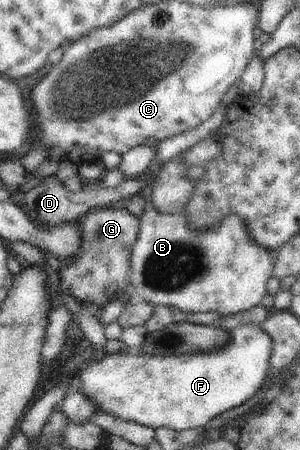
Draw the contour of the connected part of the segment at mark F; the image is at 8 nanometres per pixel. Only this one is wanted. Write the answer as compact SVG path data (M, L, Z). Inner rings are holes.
M261 325L235 327L229 332L232 336L230 343L224 349L209 354L144 355L131 349L107 353L104 358L88 361L87 366L73 374L73 378L68 376L69 382L72 382L69 392L79 388L96 410L103 410L115 418L129 420L153 430L161 427L187 430L205 426L215 416L250 400L262 387L270 370L272 340L266 331L261 330Z

